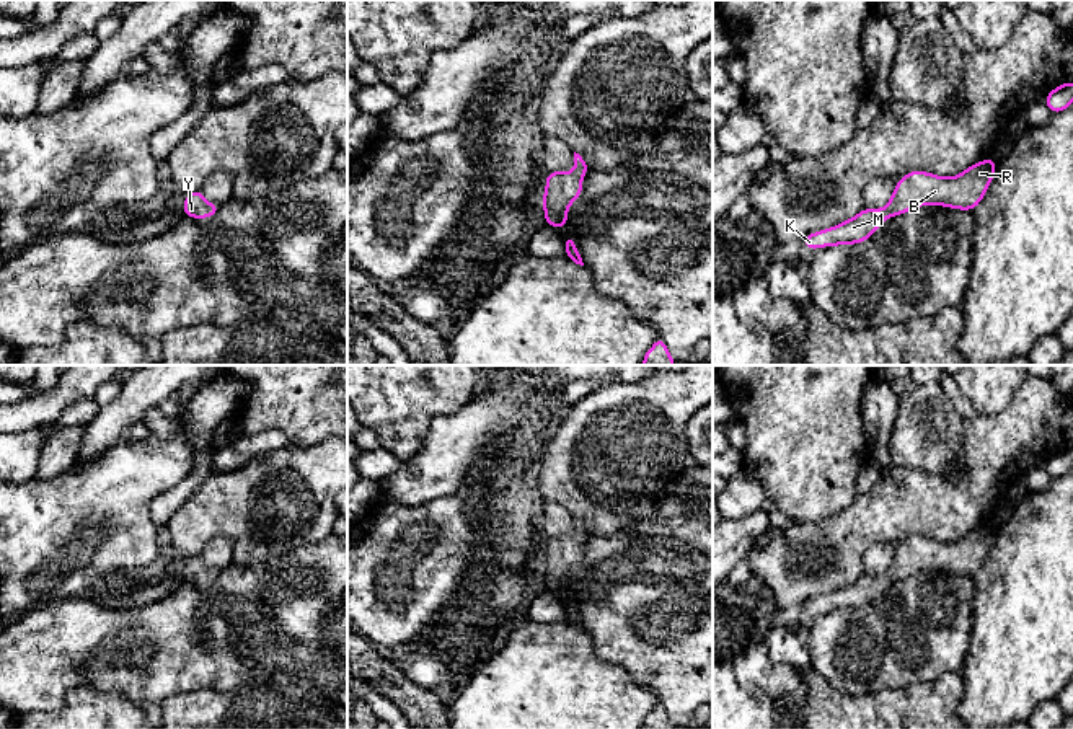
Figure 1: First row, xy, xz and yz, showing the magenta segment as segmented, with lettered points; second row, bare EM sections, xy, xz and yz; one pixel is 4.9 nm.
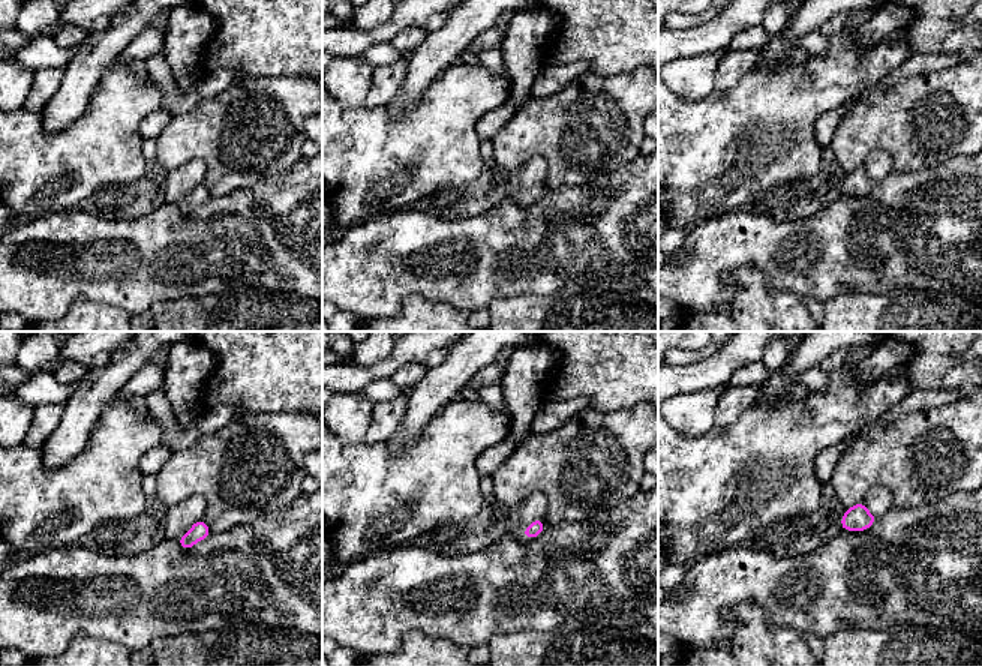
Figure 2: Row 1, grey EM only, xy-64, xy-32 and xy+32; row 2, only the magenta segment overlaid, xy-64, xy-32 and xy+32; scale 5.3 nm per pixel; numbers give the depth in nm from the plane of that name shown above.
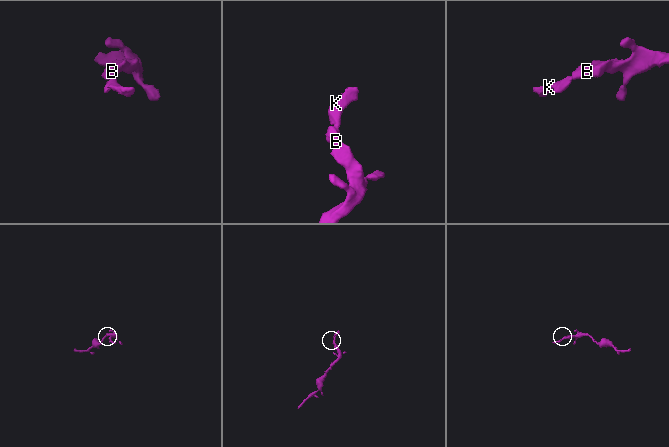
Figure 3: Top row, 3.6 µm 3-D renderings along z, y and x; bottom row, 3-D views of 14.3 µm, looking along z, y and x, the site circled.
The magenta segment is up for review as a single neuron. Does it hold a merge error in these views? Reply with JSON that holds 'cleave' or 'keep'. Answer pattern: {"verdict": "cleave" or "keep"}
{"verdict": "keep"}

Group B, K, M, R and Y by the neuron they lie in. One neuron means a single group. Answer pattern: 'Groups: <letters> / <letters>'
Groups: B K M R Y

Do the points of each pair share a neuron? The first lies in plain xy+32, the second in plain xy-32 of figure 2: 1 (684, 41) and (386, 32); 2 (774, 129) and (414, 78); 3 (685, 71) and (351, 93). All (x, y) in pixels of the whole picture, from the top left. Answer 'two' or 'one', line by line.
1: one
2: two
3: one

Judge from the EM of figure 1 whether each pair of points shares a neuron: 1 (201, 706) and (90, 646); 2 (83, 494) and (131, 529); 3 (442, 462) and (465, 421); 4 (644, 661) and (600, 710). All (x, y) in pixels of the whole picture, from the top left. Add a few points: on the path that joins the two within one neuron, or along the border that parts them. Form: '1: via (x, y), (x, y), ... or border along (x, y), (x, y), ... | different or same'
1: border along (214, 689), (181, 690), (160, 702) | different
2: via (95, 506), (119, 529) | same
3: via (449, 452), (465, 431) | same
4: border along (597, 656), (625, 667), (659, 700) | different

